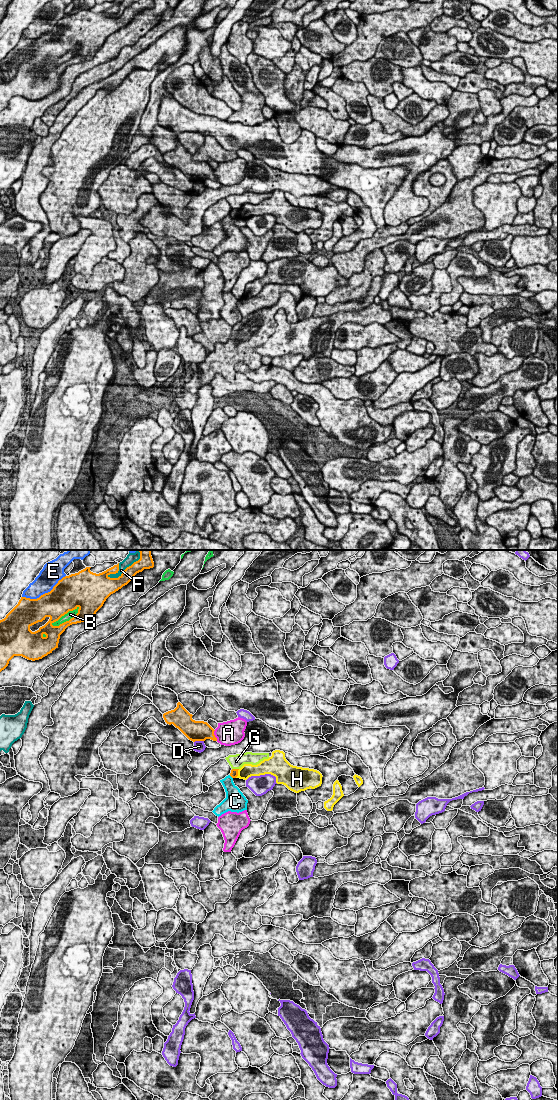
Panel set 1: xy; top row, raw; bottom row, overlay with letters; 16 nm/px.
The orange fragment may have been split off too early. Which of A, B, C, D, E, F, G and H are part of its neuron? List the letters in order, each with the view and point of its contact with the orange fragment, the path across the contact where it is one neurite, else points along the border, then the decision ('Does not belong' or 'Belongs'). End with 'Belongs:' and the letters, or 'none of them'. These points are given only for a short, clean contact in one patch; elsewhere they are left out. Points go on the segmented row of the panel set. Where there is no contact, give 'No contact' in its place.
A: Touches orange at xy (214, 735). Does not belong
B: Touches orange at xy (65, 613). Does not belong
C: Touches orange at xy (231, 776). Boundary: xy (229, 775), (232, 778). Does not belong
D: Touches orange at xy (198, 740). Does not belong
E: Touches orange at xy (45, 593). Does not belong
F: Touches orange at xy (127, 567). Does not belong
G: Touches orange at xy (235, 769). Does not belong
H: Touches orange at xy (237, 773). Does not belong
Belongs: none of them

